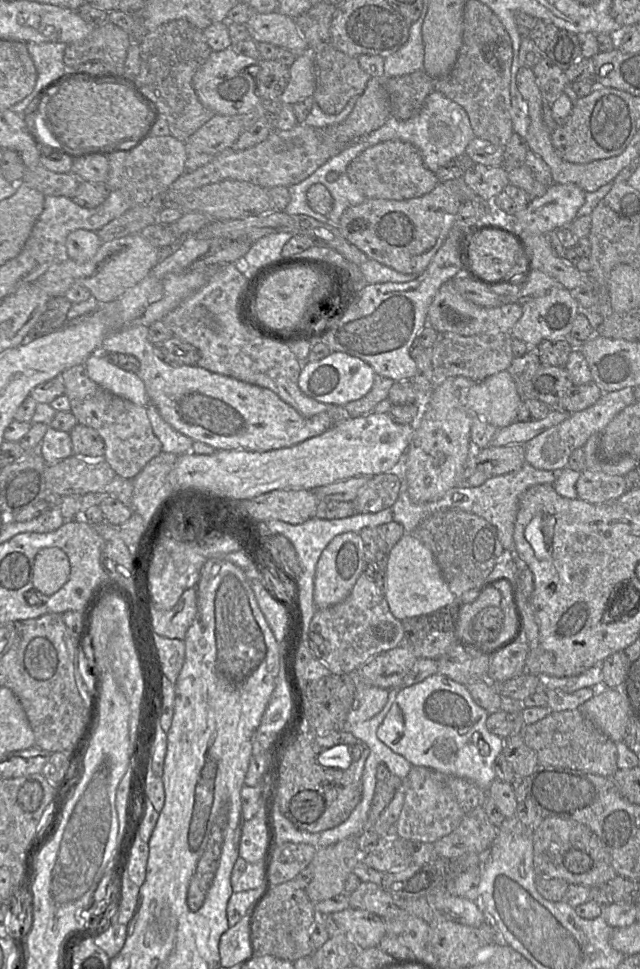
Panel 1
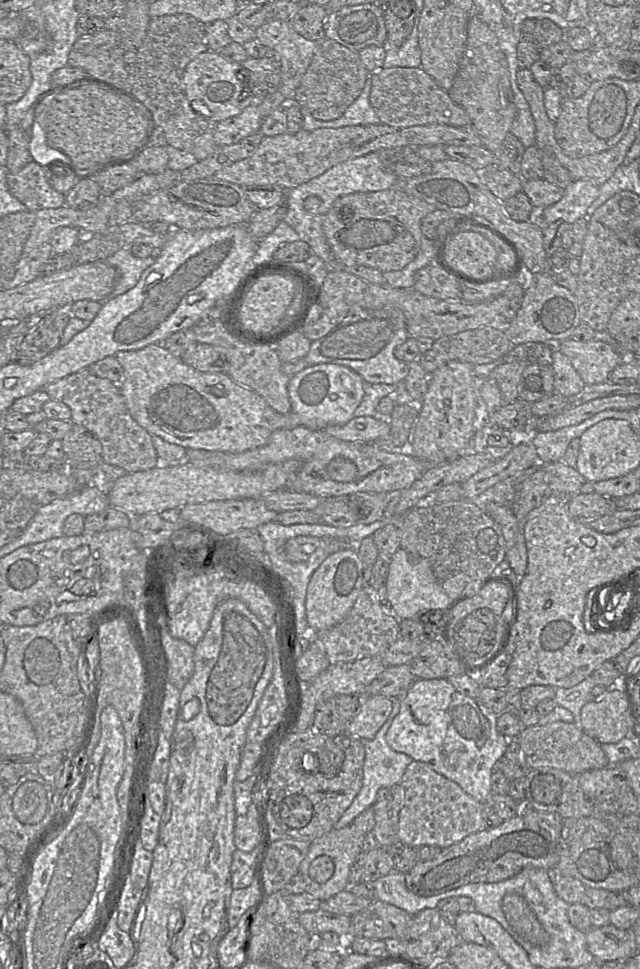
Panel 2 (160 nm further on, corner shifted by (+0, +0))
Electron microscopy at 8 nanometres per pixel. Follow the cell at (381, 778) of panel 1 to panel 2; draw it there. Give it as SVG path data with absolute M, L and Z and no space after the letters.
M371 806L344 828L333 828L310 843L308 853L299 867L299 872L305 881L304 893L320 901L325 901L349 888L351 868L362 852L362 843L366 835L373 830L374 825L374 809Z

